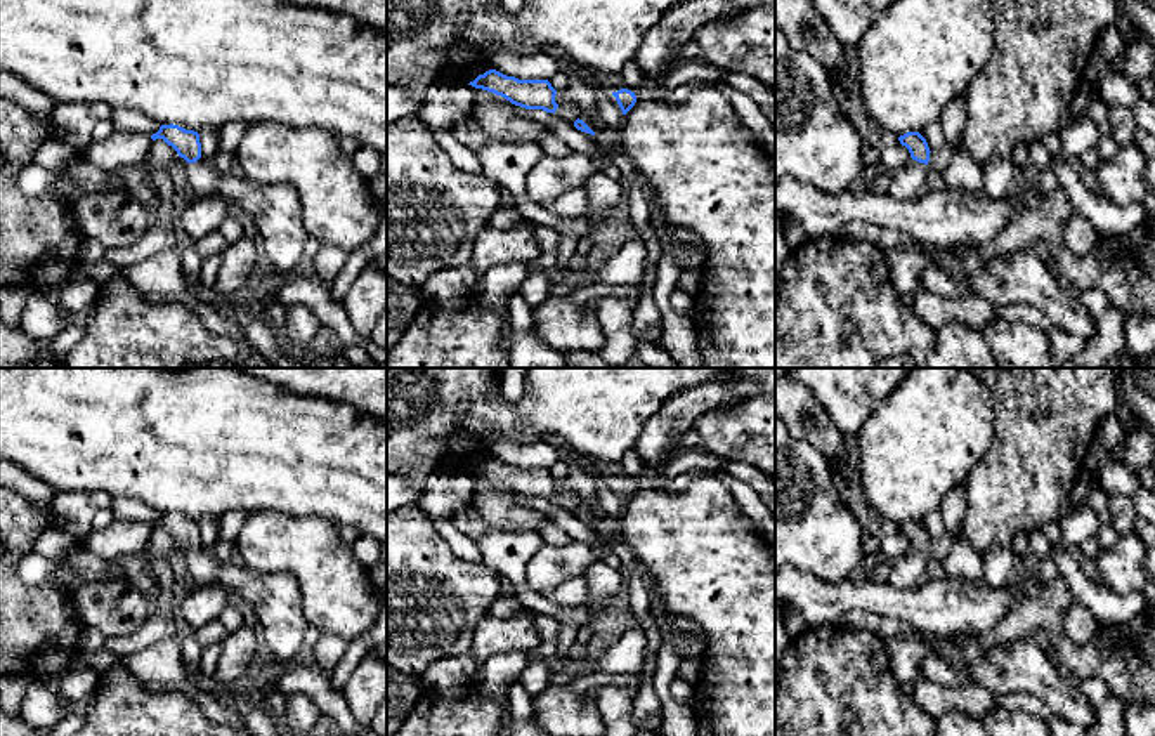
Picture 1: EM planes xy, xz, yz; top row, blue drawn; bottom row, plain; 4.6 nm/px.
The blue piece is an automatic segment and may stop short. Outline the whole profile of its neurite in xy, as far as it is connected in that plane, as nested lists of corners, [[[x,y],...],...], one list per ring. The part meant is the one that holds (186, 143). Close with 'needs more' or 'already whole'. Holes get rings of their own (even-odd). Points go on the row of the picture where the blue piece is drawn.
[[[173,123],[161,125],[151,139],[163,139],[187,161],[189,198],[217,194],[234,201],[251,217],[260,250],[277,271],[303,269],[302,253],[309,234],[302,220],[298,191],[291,184],[258,184],[236,170],[220,174],[201,156],[199,134]]] | needs more

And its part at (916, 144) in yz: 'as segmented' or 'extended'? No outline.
extended

